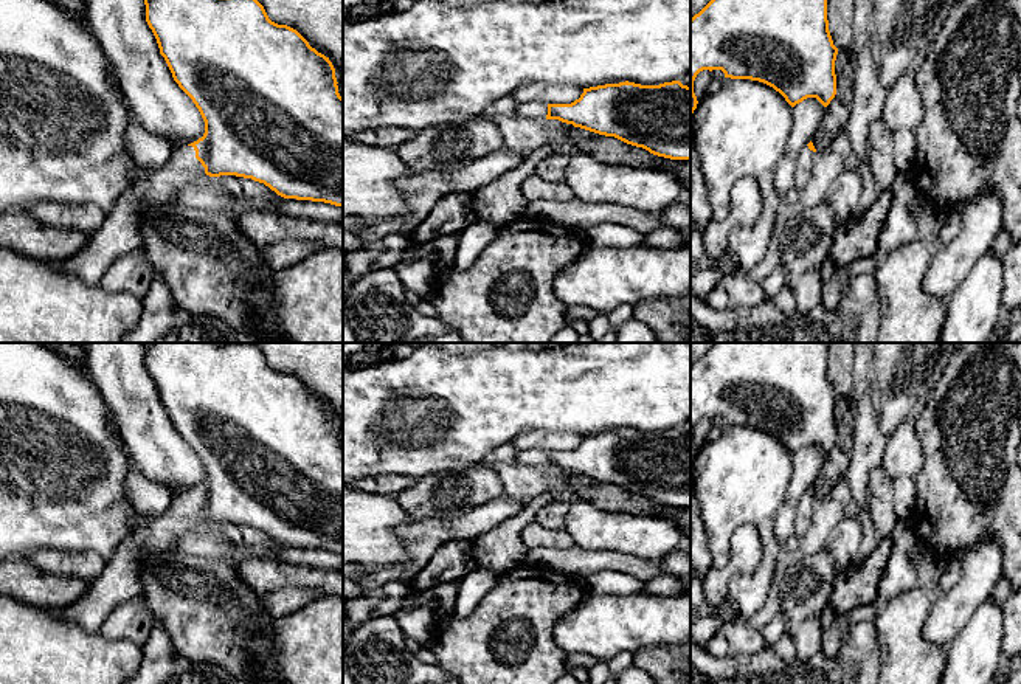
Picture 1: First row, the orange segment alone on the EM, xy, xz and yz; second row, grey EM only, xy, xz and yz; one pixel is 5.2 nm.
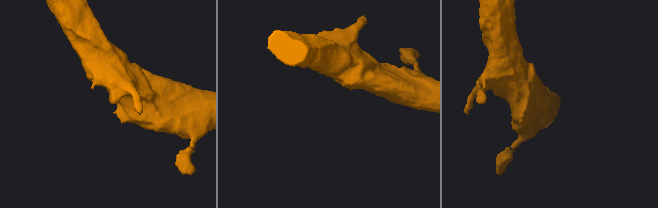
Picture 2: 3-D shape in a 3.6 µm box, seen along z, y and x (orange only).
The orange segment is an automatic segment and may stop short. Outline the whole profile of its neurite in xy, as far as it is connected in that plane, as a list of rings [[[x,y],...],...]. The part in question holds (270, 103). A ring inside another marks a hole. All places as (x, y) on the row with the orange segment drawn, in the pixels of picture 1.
[[[144,0],[146,22],[174,81],[192,99],[205,121],[205,133],[180,147],[160,169],[149,171],[127,189],[87,245],[59,267],[90,285],[99,284],[118,259],[143,245],[146,211],[177,202],[180,189],[203,175],[236,175],[264,183],[284,199],[324,202],[343,208],[343,98],[335,68],[293,28],[272,22],[258,0]]]

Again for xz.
[[[680,81],[590,87],[571,104],[517,104],[515,115],[559,119],[658,157],[690,160],[690,87]]]

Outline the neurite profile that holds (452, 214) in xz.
[[[472,194],[442,195],[428,216],[419,222],[410,239],[414,245],[434,242],[445,236],[461,234],[473,222],[476,217],[472,209]]]

